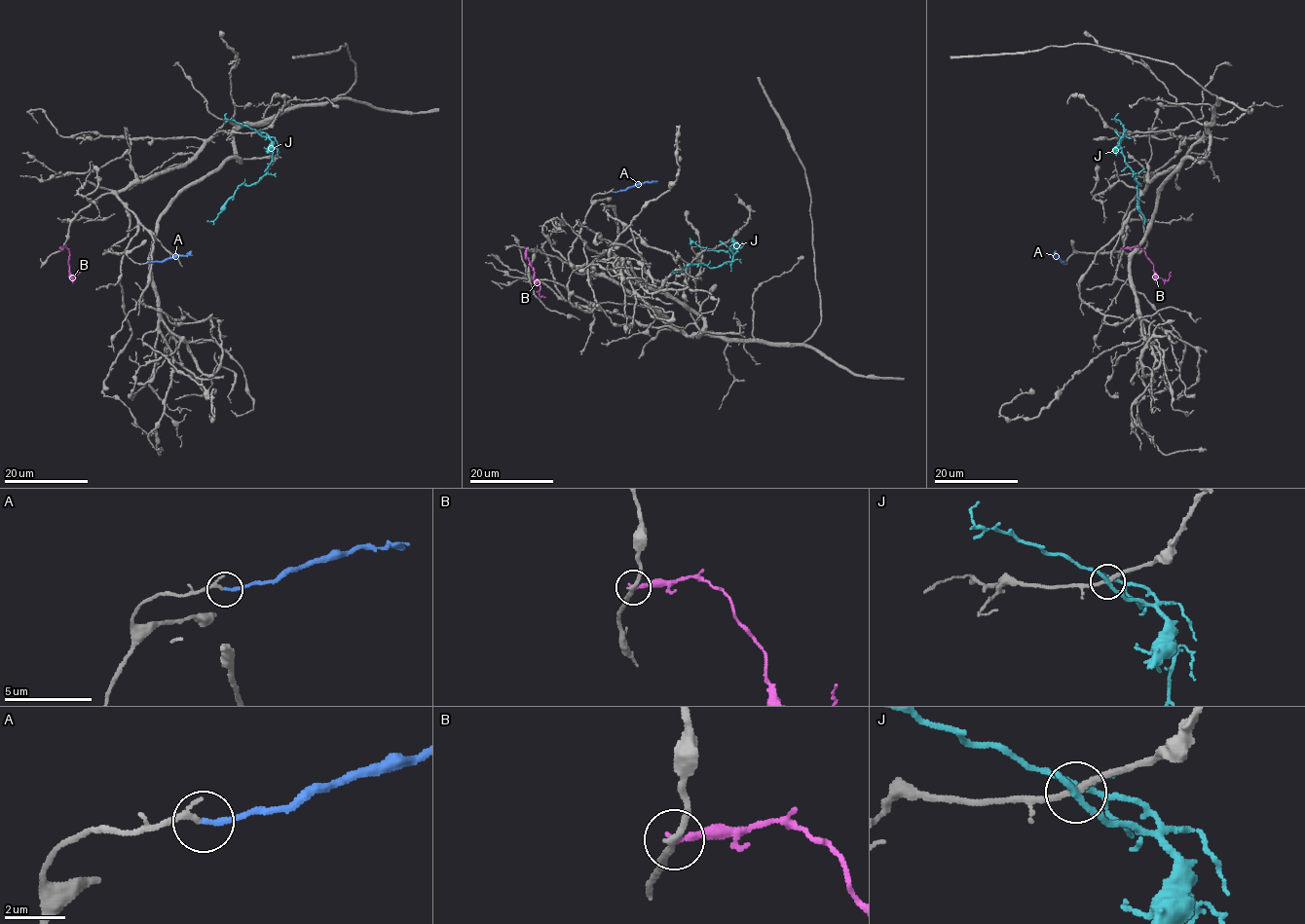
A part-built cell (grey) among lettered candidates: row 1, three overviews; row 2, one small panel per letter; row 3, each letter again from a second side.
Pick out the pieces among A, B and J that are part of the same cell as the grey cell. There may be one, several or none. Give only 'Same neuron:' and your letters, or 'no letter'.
Same neuron: A

